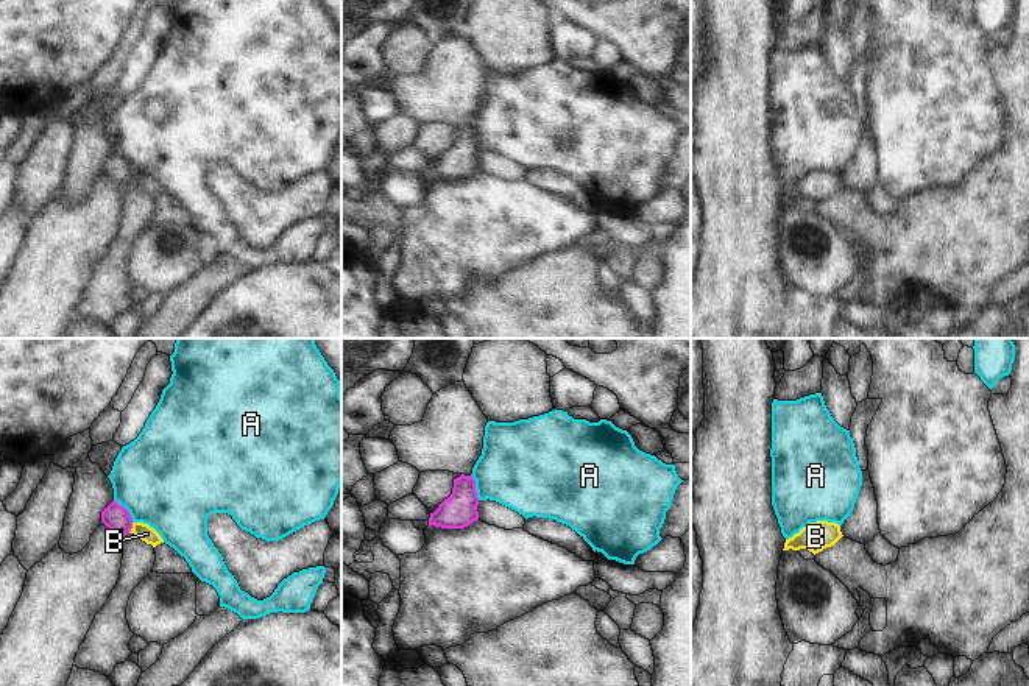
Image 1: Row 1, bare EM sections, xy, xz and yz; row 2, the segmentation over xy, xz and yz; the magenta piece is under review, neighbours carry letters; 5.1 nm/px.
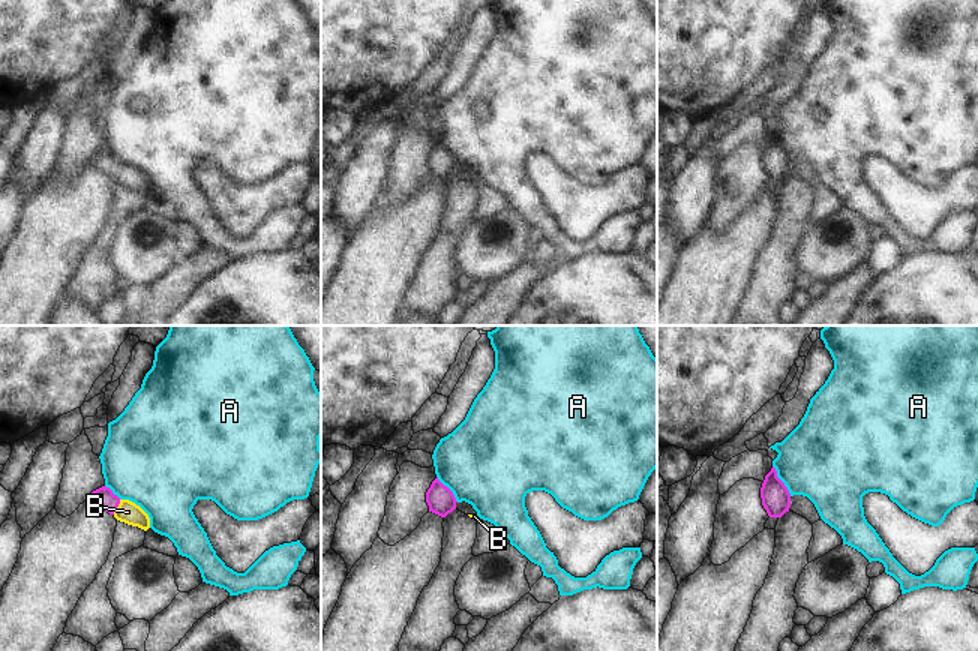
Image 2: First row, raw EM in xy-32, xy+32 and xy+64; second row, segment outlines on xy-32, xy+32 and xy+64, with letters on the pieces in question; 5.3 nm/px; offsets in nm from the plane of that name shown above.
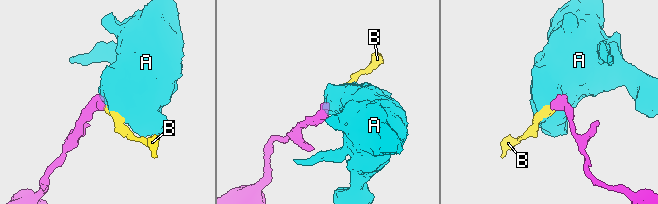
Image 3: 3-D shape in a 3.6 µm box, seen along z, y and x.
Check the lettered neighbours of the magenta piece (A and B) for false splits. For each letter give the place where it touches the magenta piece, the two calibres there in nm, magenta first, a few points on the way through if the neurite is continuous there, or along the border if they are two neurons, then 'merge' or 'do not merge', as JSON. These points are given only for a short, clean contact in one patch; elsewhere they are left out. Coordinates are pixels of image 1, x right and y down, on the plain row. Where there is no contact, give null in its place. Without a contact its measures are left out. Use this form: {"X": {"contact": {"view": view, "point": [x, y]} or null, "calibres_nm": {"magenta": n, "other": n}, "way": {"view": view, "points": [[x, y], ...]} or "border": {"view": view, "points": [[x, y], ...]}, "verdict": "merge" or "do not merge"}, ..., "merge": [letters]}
{"A": {"contact": {"view": "xy", "point": [127, 161]}, "calibres_nm": {"magenta": 140, "other": 500}, "verdict": "do not merge"}, "B": {"contact": {"view": "xy", "point": [131, 178]}, "calibres_nm": {"magenta": 140, "other": 90}, "way": {"view": "xy", "points": [[114, 167], [131, 178], [147, 184]]}, "verdict": "merge"}, "merge": ["B"]}

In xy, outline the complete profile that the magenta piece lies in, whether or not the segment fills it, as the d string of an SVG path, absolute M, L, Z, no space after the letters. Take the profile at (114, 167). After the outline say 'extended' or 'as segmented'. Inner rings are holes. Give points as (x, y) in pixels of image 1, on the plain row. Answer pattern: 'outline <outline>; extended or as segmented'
outline M112 151L103 162L101 162L101 173L112 182L118 186L134 184L137 189L156 198L157 195L164 193L161 186L143 173L134 173L129 162Z; extended

